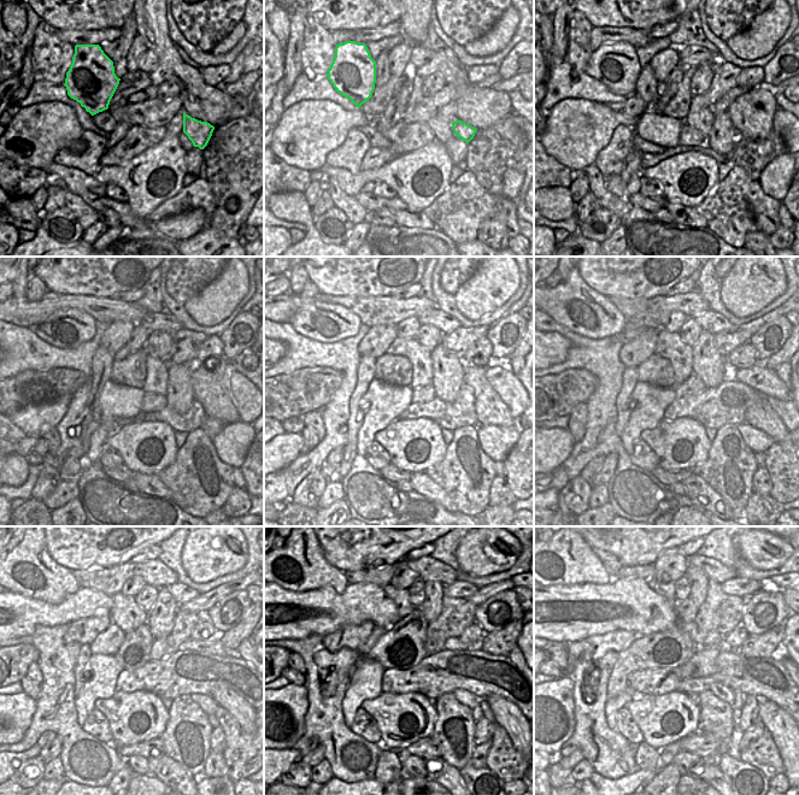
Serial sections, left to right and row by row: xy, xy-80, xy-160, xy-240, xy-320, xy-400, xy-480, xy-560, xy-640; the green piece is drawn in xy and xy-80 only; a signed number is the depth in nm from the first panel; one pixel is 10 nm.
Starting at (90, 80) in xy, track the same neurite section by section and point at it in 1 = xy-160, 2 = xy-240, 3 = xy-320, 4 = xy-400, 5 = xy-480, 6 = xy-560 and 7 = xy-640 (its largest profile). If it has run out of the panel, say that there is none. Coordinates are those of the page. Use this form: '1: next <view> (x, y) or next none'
1: next xy-160 (616, 65)
2: next xy-240 (68, 329)
3: next xy-320 (327, 323)
4: next xy-400 (571, 304)
5: next xy-480 (29, 570)
6: next xy-560 (300, 565)
7: next xy-640 (567, 559)

